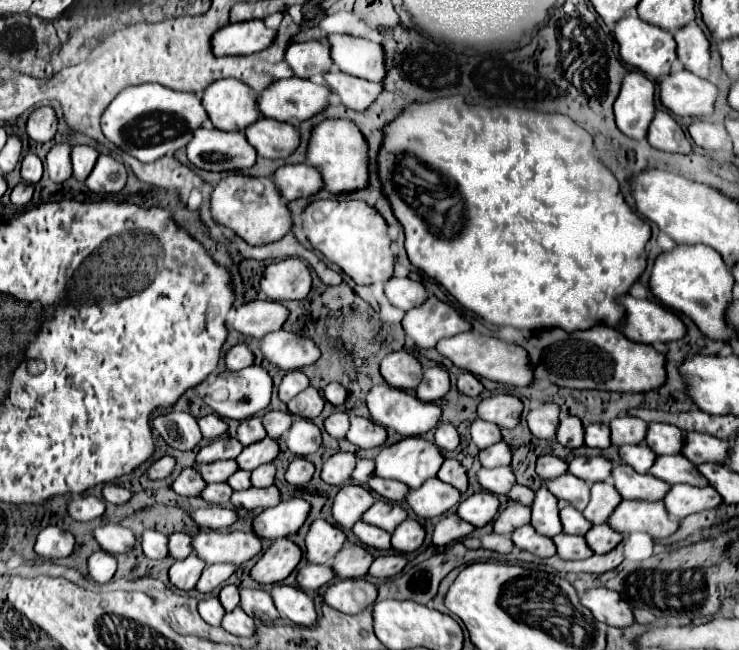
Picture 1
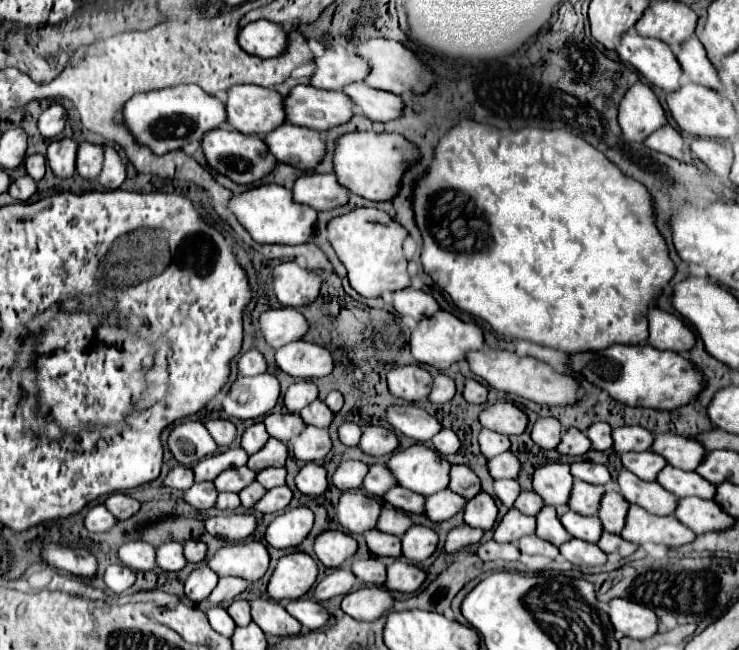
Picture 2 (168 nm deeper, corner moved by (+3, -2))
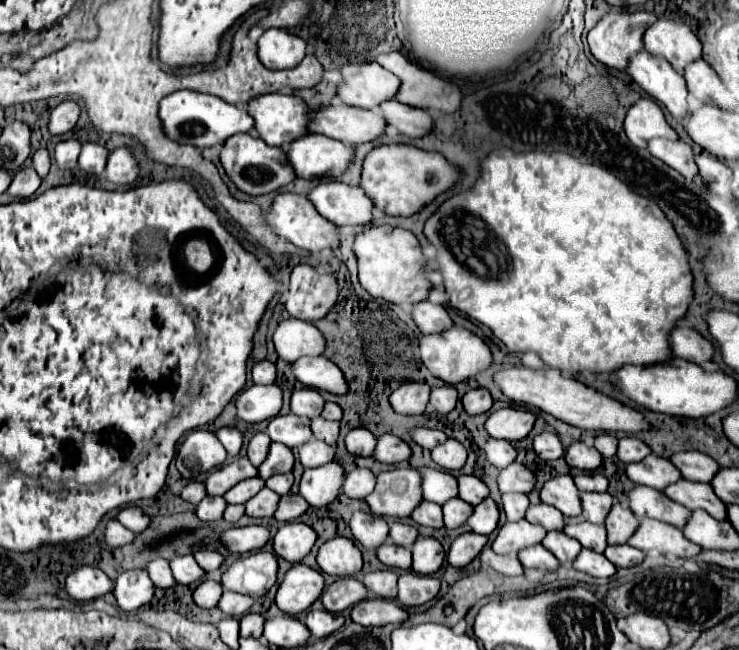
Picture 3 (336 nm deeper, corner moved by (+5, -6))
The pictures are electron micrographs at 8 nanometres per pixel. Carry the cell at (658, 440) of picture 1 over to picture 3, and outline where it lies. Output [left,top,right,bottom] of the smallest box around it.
[671,451,719,483]

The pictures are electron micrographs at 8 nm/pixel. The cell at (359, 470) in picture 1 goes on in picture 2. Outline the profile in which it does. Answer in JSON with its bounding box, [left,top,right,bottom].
[363,465,397,497]

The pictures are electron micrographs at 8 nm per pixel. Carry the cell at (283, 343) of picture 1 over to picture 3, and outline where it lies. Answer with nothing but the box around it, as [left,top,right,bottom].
[291,355,347,395]

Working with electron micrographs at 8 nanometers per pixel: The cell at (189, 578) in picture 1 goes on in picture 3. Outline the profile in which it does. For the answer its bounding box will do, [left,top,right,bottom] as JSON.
[193,581,223,609]

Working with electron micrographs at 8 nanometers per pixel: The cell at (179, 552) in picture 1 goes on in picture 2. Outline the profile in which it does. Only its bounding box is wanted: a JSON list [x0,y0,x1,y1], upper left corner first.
[185,541,207,563]

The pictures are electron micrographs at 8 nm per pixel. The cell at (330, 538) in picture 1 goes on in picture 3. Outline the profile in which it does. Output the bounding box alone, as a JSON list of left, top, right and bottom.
[317,535,363,577]

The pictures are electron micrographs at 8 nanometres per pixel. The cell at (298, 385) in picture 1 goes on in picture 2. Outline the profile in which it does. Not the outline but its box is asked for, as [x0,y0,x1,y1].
[285,381,319,413]

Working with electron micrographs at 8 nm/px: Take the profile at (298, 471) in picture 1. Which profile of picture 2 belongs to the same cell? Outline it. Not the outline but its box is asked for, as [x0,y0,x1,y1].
[295,463,329,497]

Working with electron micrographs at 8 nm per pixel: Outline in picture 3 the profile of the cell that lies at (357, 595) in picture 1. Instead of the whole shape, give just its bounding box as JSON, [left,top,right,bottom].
[351,599,409,625]

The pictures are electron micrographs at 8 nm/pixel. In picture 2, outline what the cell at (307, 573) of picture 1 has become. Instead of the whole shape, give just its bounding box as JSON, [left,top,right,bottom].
[315,569,357,601]

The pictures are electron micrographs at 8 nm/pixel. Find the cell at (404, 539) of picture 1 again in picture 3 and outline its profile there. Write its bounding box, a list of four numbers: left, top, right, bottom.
[411,537,445,575]

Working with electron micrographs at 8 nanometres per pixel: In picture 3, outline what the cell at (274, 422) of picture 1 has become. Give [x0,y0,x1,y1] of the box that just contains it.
[267,413,313,449]

